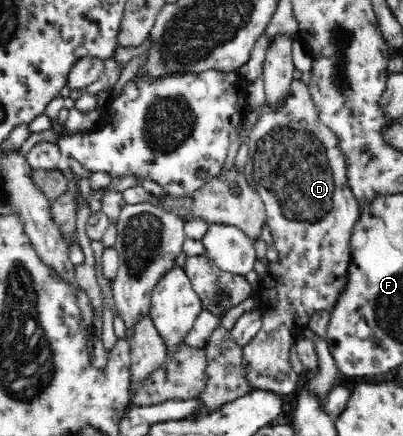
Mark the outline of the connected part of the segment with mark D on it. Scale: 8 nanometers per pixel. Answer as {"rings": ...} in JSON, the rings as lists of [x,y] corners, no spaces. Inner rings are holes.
{"rings":[[[292,80],[290,93],[283,108],[270,110],[266,106],[261,117],[251,128],[246,141],[249,156],[243,167],[248,183],[258,192],[266,212],[266,224],[279,253],[278,263],[269,263],[265,280],[257,289],[258,311],[262,315],[260,332],[244,346],[245,374],[252,387],[277,394],[298,391],[302,377],[290,364],[290,349],[302,329],[320,311],[332,312],[338,299],[348,289],[348,268],[351,263],[351,235],[359,220],[361,209],[347,182],[344,154],[336,136],[320,122],[316,106],[310,96],[309,86],[302,80]]]}

